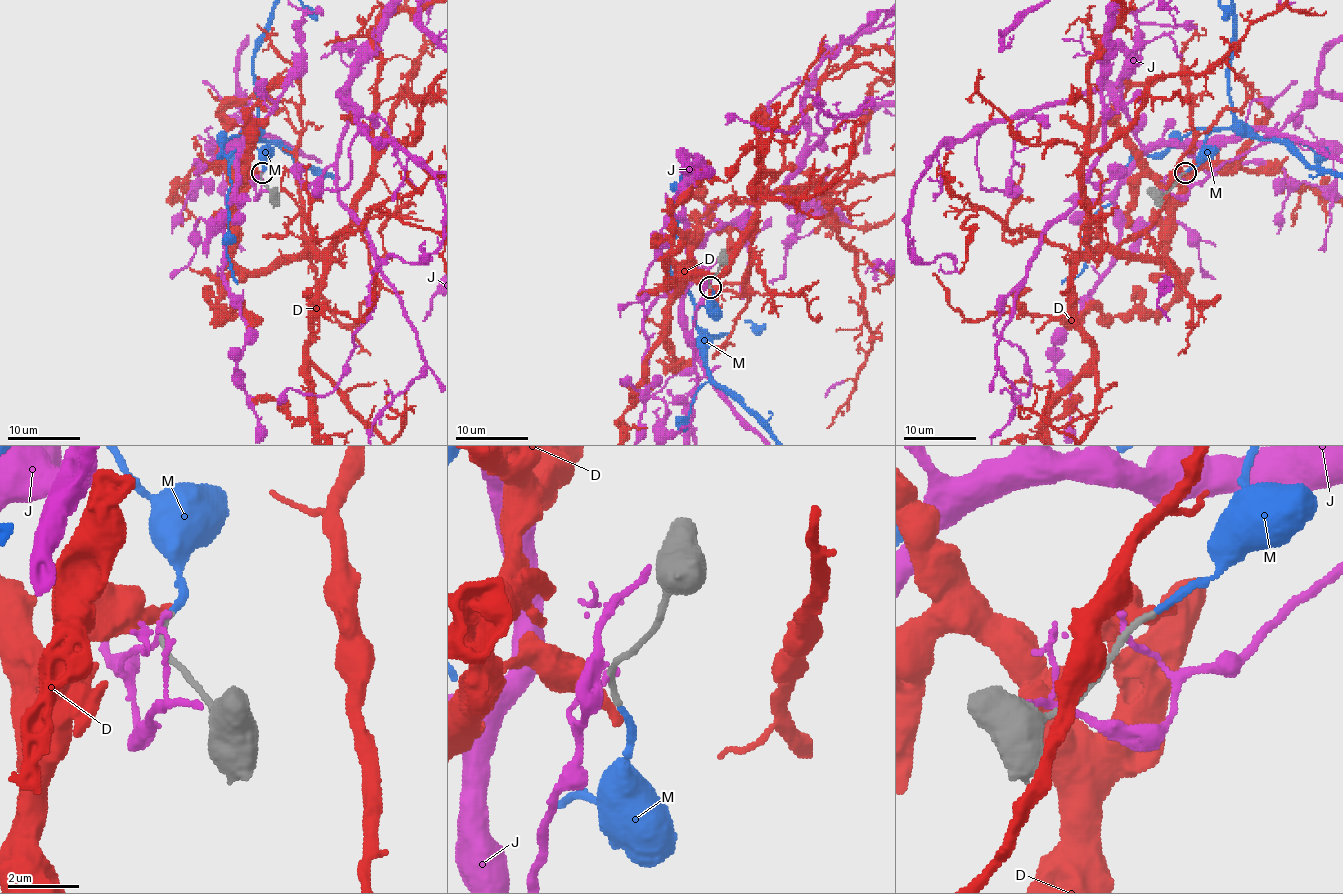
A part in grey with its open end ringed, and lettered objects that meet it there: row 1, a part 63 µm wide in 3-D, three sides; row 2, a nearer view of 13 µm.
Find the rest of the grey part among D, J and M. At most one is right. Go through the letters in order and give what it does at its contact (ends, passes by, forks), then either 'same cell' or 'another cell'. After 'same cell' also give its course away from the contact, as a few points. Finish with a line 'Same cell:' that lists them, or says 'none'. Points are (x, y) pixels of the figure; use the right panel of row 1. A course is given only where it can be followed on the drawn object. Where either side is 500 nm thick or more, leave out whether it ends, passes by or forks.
D: another cell
J: it ends there; another cell
M: it ends there; same cell
Same cell: M

